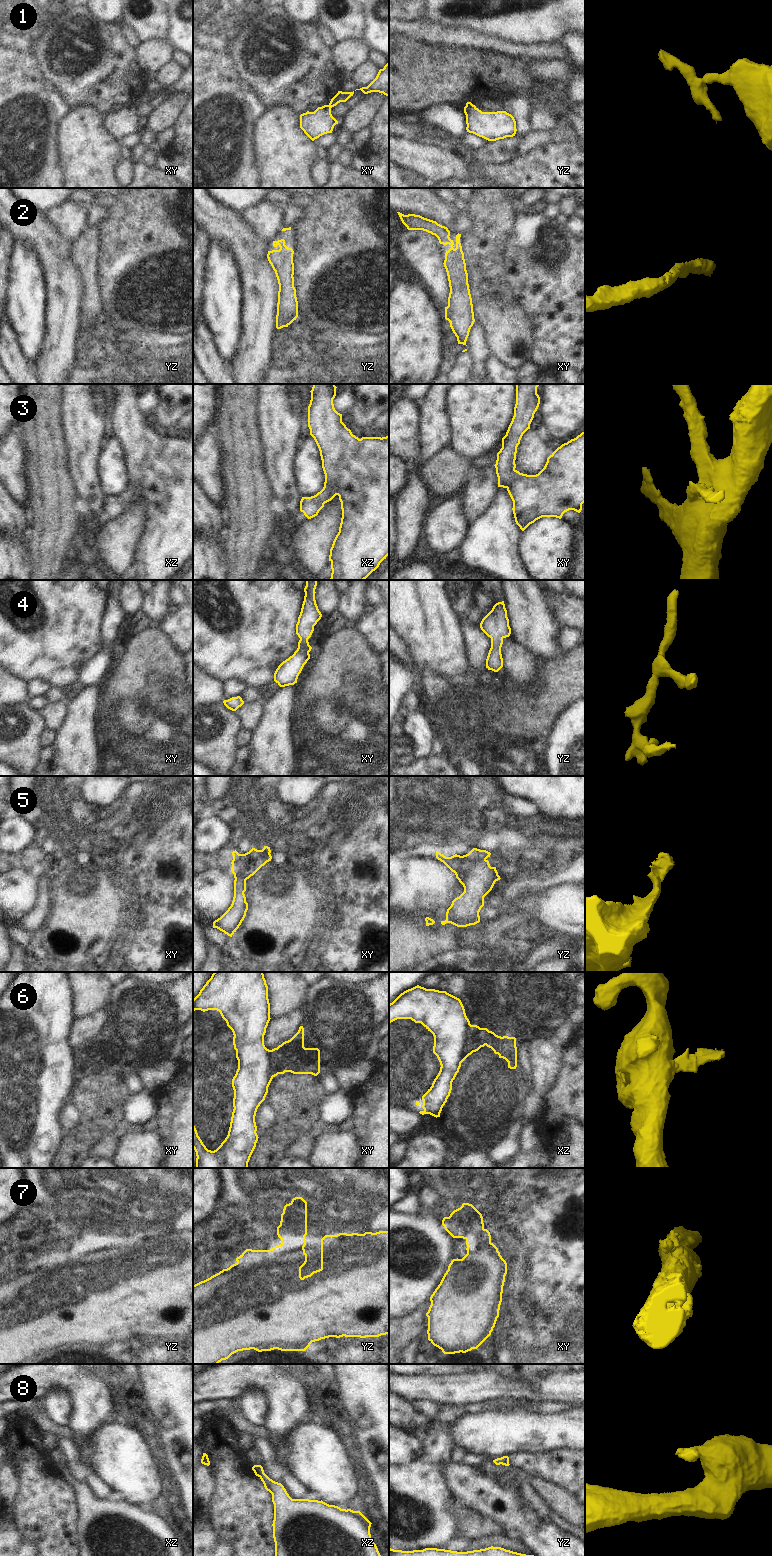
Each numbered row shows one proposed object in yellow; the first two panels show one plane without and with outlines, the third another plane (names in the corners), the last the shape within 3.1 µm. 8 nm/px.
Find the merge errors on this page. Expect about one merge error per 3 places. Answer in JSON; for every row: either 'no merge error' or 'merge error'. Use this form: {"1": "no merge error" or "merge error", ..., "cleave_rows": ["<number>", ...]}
{"1": "merge error", "2": "no merge error", "3": "no merge error", "4": "no merge error", "5": "merge error", "6": "merge error", "7": "merge error", "8": "no merge error", "cleave_rows": ["1", "5", "6", "7"]}

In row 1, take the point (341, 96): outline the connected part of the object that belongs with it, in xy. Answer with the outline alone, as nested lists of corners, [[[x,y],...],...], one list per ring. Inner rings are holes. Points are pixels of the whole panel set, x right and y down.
[[[338,91],[338,93],[331,99],[329,105],[331,107],[336,106],[340,102],[346,102],[351,96],[353,96],[353,92],[342,92]]]

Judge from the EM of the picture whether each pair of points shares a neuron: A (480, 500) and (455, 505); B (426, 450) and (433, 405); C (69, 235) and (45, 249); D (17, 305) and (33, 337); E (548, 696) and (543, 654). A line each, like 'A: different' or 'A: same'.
A: different
B: same
C: different
D: same
E: different

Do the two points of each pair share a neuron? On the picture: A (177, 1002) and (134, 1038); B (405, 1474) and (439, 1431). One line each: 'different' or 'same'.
A: same
B: same

